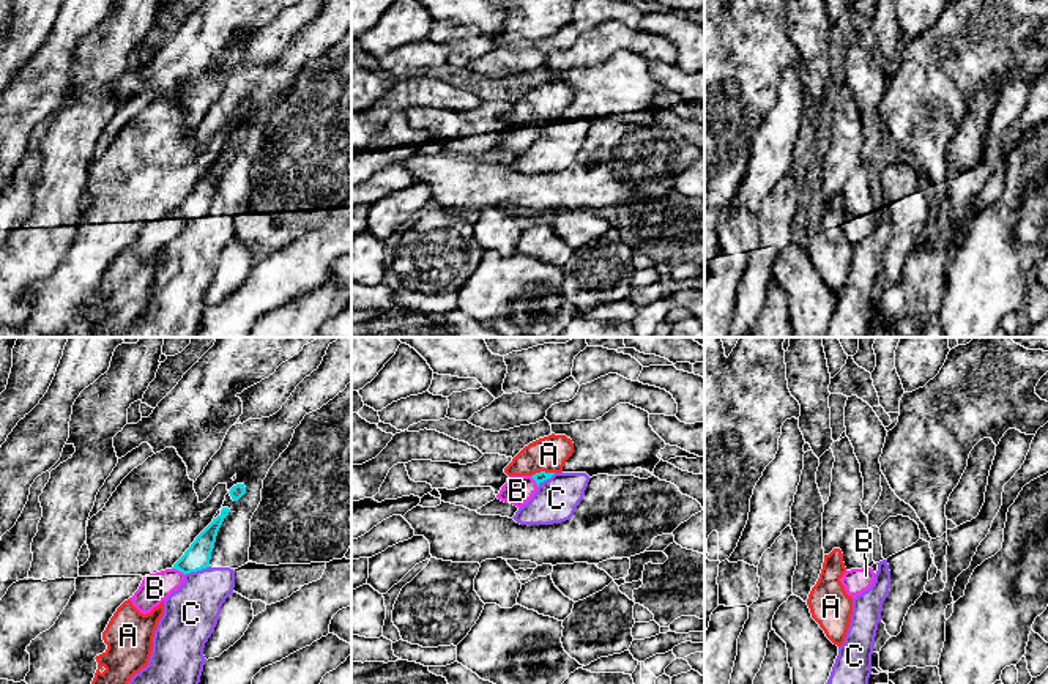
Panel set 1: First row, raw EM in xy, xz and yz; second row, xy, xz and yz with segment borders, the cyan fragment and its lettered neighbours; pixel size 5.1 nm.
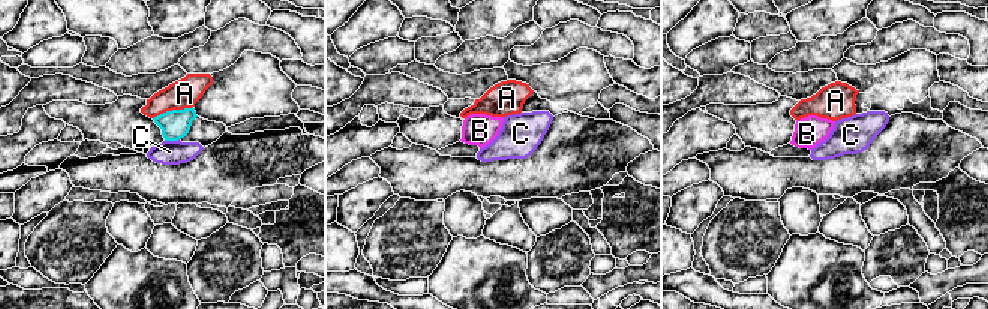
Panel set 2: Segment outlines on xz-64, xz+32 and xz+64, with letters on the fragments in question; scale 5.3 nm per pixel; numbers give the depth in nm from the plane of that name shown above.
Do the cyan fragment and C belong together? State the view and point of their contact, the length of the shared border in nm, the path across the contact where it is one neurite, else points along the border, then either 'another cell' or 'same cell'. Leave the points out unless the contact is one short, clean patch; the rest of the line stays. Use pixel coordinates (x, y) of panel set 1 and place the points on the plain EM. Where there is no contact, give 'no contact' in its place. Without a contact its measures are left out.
meets cyan in xy at (197, 216); contact 140 nm long; border along xy (210, 213), (185, 223); another cell

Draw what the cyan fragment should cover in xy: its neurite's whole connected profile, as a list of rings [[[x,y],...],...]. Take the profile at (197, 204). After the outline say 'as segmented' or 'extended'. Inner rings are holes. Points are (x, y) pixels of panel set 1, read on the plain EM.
[[[222,154],[221,161],[195,184],[184,202],[173,211],[156,221],[145,222],[139,236],[129,247],[143,262],[150,260],[173,238],[177,238],[184,222],[210,214],[211,199],[214,195],[217,178],[229,162],[230,156]]]; extended

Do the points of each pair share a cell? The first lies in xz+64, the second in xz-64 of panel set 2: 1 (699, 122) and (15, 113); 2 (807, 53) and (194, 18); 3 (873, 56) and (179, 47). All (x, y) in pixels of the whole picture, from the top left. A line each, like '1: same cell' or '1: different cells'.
1: different cells
2: different cells
3: different cells

